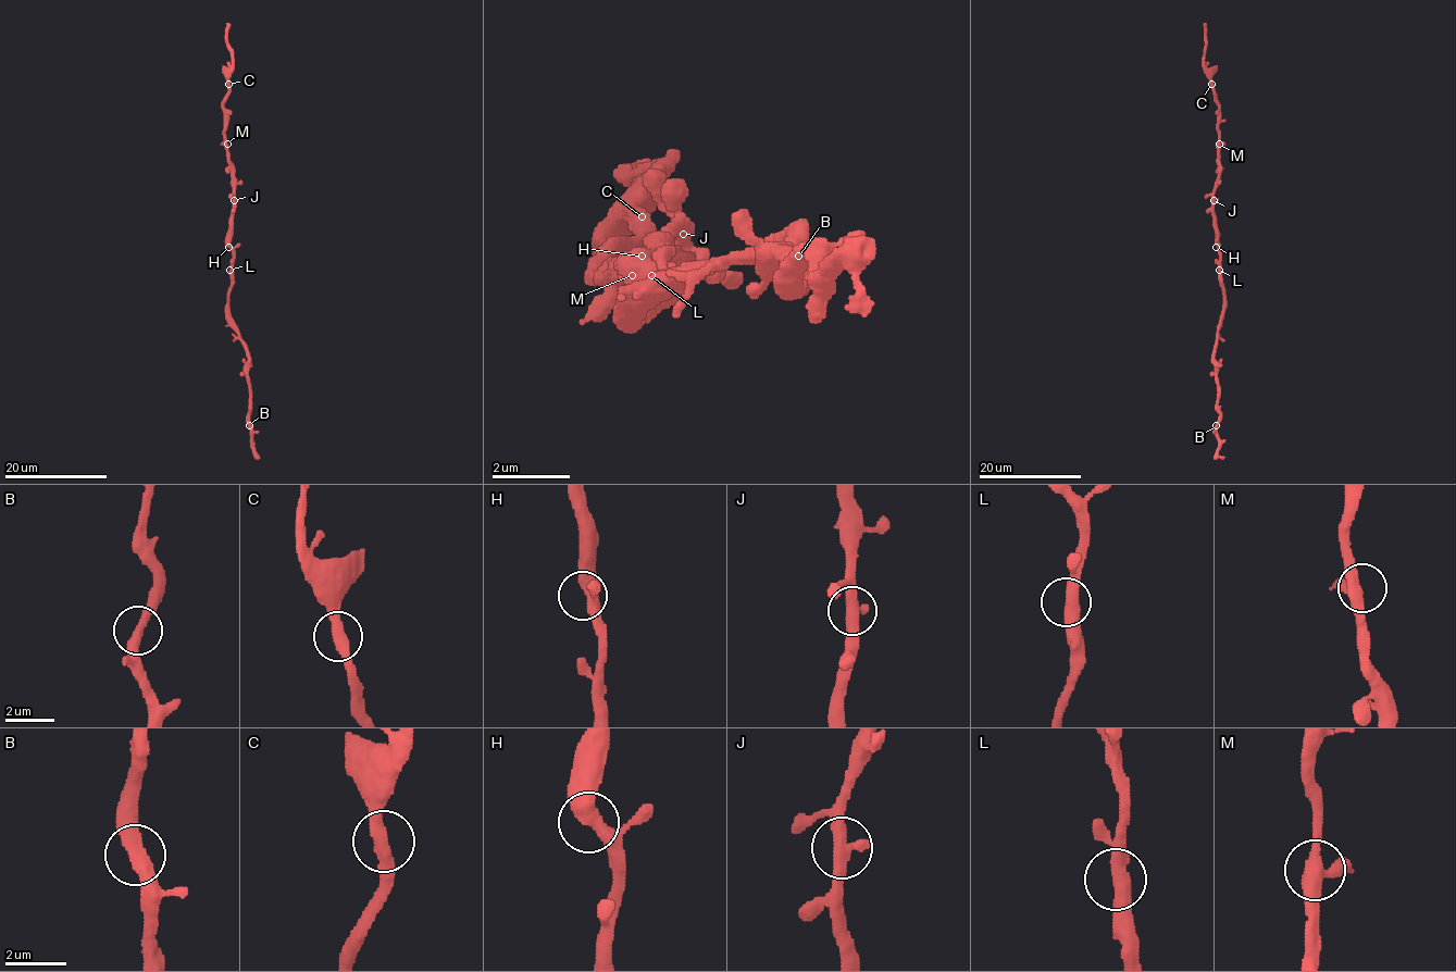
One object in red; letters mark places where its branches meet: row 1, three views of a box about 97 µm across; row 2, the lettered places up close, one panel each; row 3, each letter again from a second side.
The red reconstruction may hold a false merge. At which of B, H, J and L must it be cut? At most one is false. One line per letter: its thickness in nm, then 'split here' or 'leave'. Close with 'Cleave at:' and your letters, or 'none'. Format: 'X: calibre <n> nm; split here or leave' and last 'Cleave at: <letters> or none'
B: calibre 440 nm; leave
H: calibre 480 nm; leave
J: calibre 460 nm; leave
L: calibre 460 nm; leave
Cleave at: none

